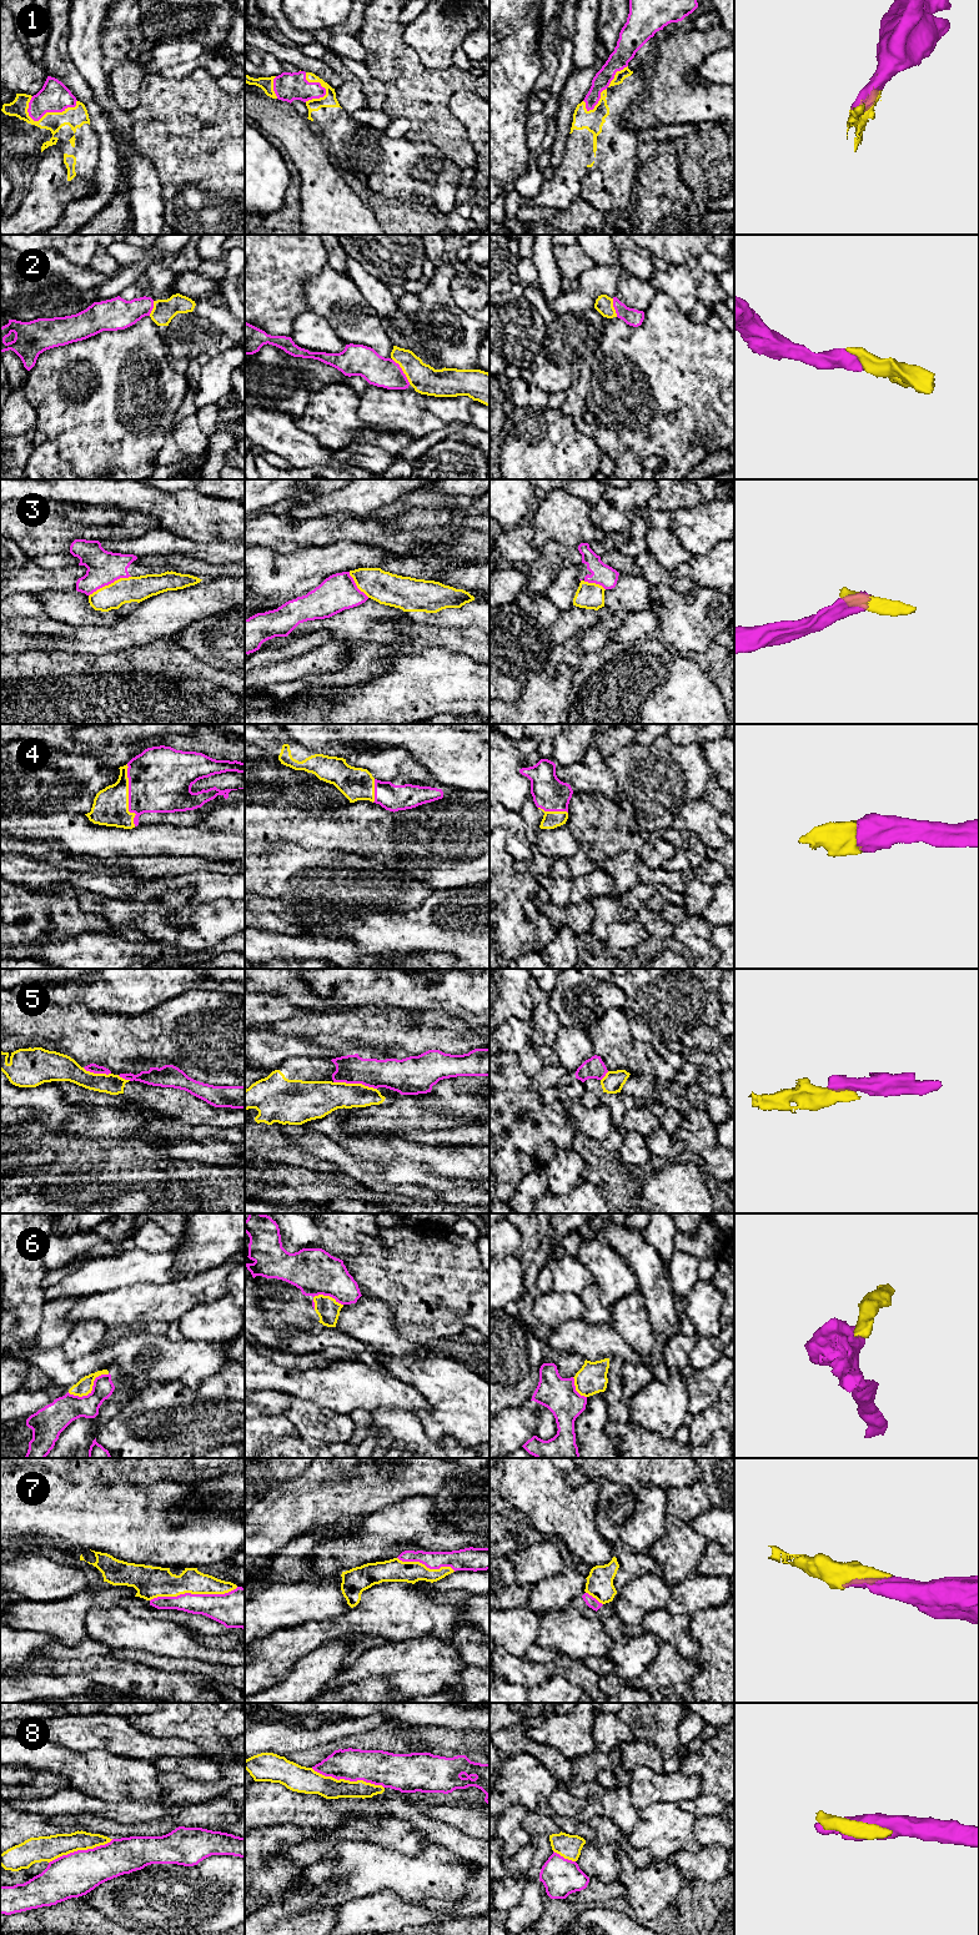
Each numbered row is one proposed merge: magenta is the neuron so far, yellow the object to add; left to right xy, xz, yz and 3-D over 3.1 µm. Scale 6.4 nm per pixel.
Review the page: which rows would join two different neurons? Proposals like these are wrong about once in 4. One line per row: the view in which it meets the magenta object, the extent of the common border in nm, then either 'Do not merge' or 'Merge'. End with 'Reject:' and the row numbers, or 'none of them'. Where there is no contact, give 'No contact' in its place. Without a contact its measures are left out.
1: Touches magenta in xy. Shared border 340 nm. Merge
2: Touches magenta in xz. Shared border 200 nm. Merge
3: Touches magenta in xy. Shared border 300 nm. Do not merge
4: Touches magenta in xy. Shared border 400 nm. Merge
5: Touches magenta in xz. Shared border 280 nm. Do not merge
6: Touches magenta in xy. Shared border 300 nm. Do not merge
7: Touches magenta in xy. Shared border 550 nm. Merge
8: Touches magenta in xz. Shared border 480 nm. Do not merge
Reject: 3, 5, 6, 8

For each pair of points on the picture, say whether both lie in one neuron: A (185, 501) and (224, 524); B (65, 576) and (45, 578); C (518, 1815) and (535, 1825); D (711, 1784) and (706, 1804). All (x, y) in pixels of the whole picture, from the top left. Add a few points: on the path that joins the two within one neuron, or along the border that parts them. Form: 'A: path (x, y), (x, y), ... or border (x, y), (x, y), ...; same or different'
A: path (195, 511), (202, 518), (214, 518); same
B: path (60, 578), (50, 578); same
C: border (527, 1812), (522, 1828), (530, 1835); different
D: border (702, 1792), (716, 1794), (721, 1799); different

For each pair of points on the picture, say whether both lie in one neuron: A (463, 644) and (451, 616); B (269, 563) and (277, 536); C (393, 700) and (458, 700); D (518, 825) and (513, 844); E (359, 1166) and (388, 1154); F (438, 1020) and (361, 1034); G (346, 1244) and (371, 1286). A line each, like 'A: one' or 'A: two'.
A: two
B: two
C: one
D: one
E: two
F: one
G: two

